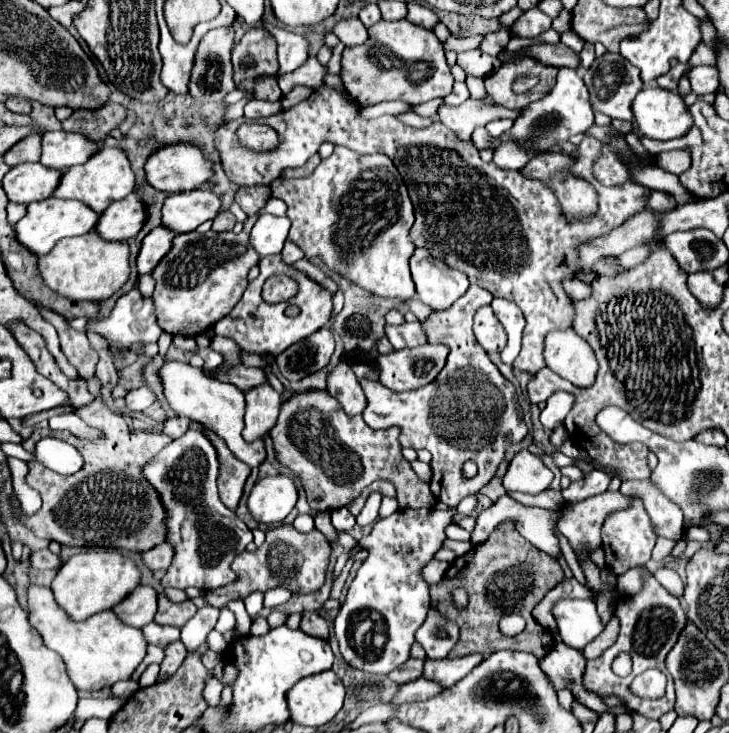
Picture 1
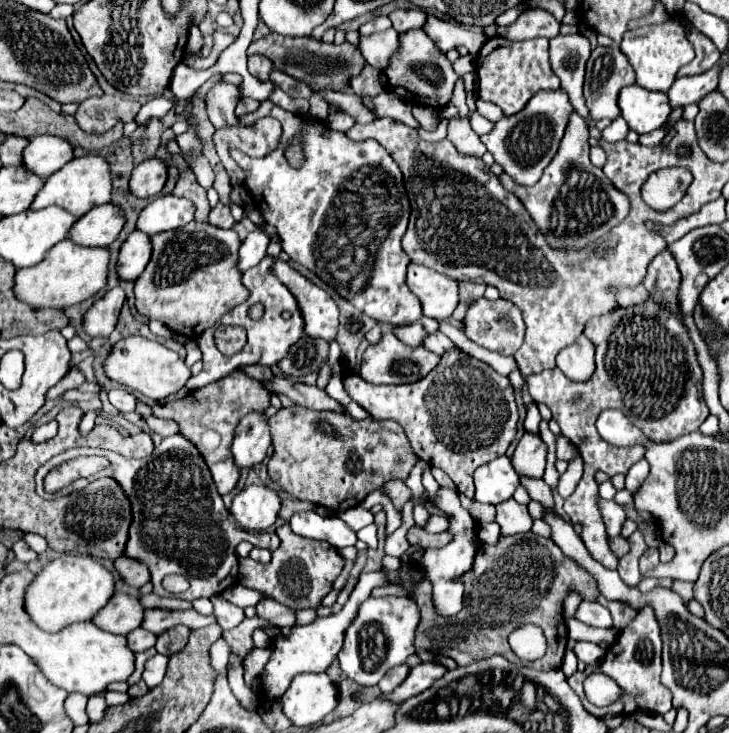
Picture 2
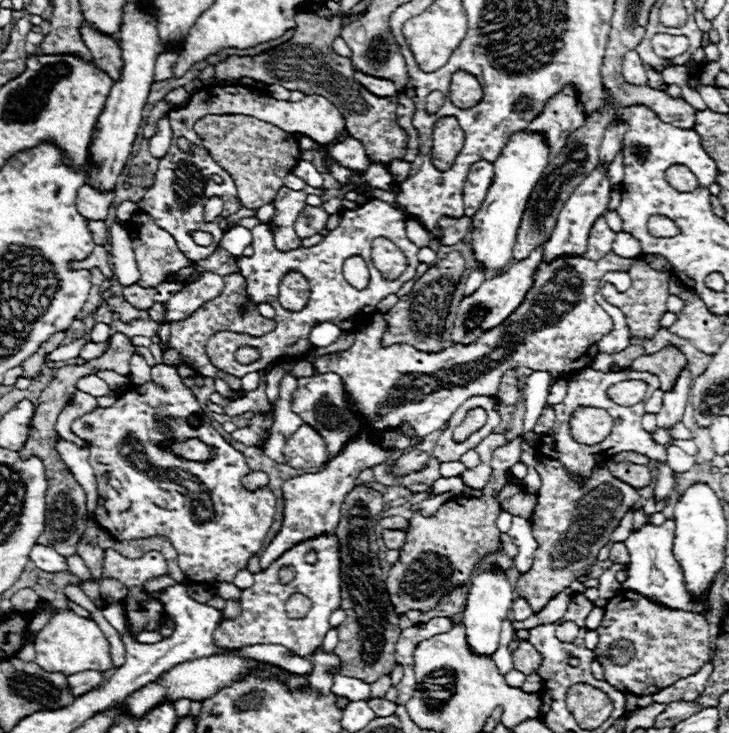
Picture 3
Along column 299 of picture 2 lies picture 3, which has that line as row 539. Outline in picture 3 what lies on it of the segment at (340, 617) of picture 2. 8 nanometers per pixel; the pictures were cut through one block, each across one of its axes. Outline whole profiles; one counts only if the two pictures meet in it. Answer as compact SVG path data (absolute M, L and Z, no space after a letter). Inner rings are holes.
M666 520L660 526L654 524L646 524L640 532L632 532L626 538L626 548L630 554L630 566L628 566L628 578L622 582L624 590L632 590L632 592L640 592L642 596L648 596L648 600L662 604L666 608L674 608L674 610L684 610L684 612L696 612L696 614L706 614L708 612L708 598L710 598L710 588L700 594L700 596L692 596L688 594L686 586L684 586L684 574L682 574L682 566L680 562L674 558L672 554L672 546L674 546L674 520Z

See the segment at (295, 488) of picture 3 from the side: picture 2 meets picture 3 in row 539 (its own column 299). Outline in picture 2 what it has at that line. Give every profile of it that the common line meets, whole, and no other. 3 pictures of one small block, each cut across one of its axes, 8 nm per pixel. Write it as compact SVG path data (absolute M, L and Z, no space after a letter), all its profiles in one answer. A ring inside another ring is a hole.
M274 258L272 264L274 276L292 292L296 298L302 318L304 318L304 332L314 338L324 338L328 342L336 340L338 334L338 306L336 302L316 284L308 282L302 274Z

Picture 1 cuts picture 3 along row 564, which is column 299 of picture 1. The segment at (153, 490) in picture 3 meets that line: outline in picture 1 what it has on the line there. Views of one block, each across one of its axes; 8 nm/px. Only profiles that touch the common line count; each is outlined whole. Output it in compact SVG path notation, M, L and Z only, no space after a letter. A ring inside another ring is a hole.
M336 146L334 154L322 160L312 176L300 180L278 178L270 184L270 188L272 196L288 204L288 218L292 222L288 240L298 244L306 258L320 258L328 268L384 298L410 300L416 294L408 268L408 260L416 248L408 236L414 224L414 206L402 176L386 154L362 156L344 146Z

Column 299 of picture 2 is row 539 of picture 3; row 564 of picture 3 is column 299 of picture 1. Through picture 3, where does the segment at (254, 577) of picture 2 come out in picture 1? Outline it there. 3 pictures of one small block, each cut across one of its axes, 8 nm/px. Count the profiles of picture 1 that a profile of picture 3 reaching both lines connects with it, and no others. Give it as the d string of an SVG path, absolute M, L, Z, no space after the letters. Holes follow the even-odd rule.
M292 524L268 528L266 540L260 548L256 548L254 552L244 552L234 558L232 570L238 574L238 582L218 588L218 590L212 590L212 592L206 592L208 602L216 608L222 608L230 600L246 598L250 592L256 592L256 590L266 592L276 586L284 586L292 592L304 592L304 594L314 592L324 584L330 552L332 552L332 548L330 548L326 536L316 528L308 534L298 532Z

